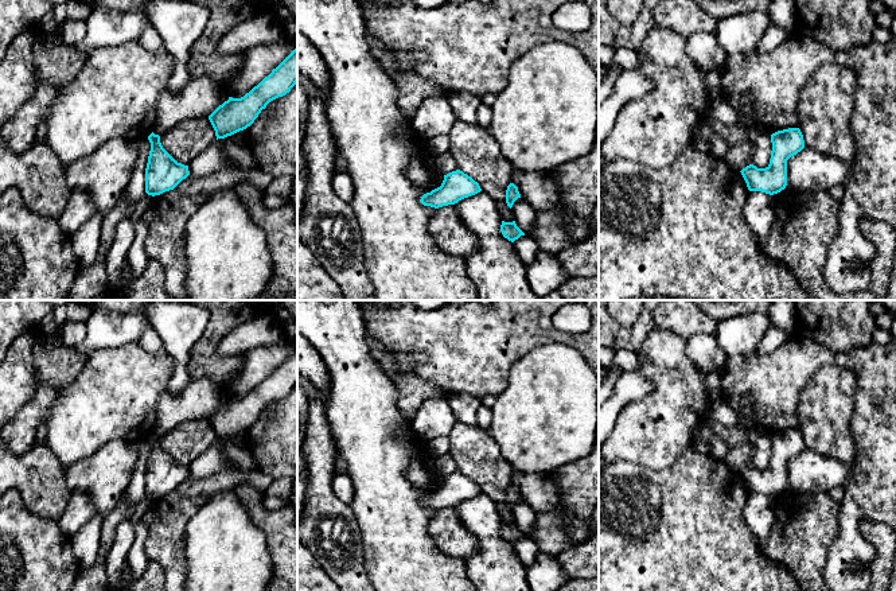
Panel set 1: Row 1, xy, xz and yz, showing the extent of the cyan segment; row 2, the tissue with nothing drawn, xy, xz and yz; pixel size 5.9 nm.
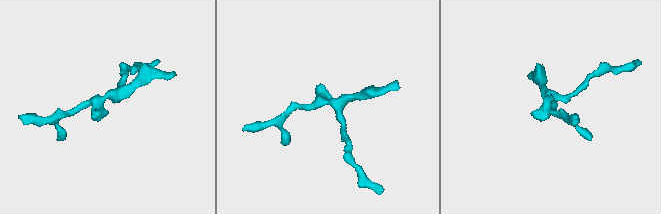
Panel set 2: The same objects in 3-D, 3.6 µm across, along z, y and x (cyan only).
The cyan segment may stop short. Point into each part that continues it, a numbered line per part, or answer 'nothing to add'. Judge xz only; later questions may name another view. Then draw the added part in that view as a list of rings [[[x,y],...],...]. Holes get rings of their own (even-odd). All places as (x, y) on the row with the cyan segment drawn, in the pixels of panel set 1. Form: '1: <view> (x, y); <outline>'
nothing to add

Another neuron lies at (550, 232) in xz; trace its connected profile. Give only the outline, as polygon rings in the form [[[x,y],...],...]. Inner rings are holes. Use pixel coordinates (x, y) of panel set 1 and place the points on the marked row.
[[[535,211],[535,221],[530,237],[537,246],[549,254],[557,256],[562,249],[574,245],[576,240],[568,232],[565,217],[558,211]]]

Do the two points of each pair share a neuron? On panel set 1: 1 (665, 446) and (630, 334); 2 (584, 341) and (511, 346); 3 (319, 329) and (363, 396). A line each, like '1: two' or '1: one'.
1: two
2: one
3: one

